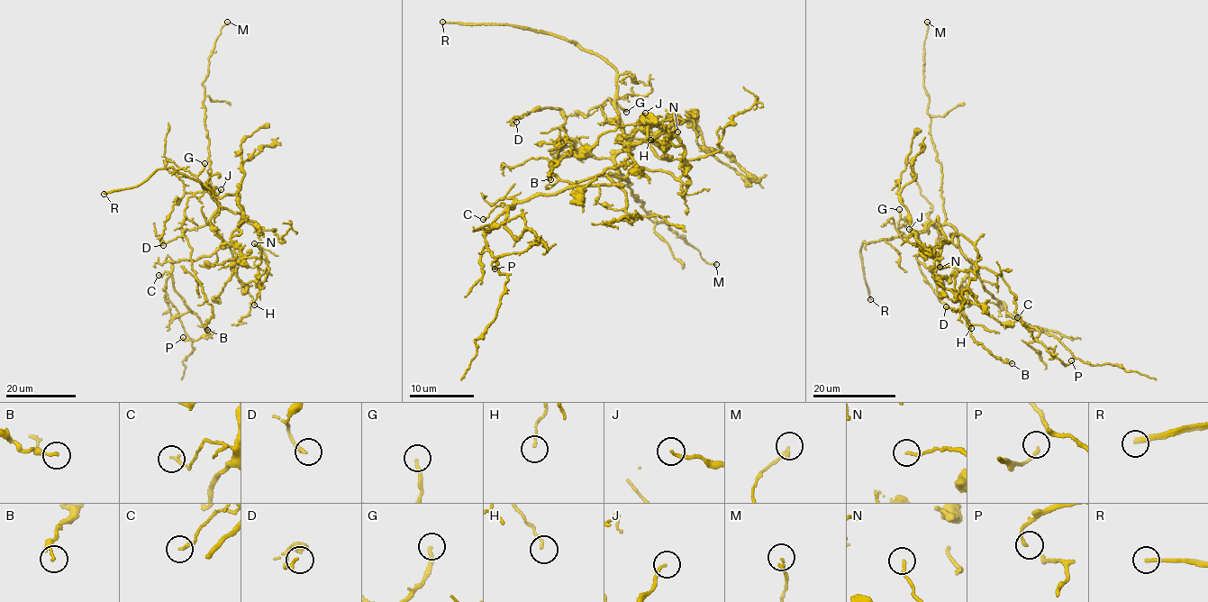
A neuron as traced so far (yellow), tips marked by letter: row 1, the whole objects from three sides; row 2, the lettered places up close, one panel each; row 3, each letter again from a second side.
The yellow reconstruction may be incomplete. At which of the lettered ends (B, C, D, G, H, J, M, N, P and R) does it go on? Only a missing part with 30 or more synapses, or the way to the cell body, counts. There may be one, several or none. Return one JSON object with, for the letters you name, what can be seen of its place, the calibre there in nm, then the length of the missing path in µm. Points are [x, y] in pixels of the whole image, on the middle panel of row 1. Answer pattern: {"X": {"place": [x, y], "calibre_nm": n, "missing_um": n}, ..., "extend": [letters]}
{"G": {"place": [626, 112], "calibre_nm": 180, "missing_um": 30}, "R": {"place": [442, 22], "calibre_nm": 240, "missing_um": 35}, "extend": ["G", "R"]}

